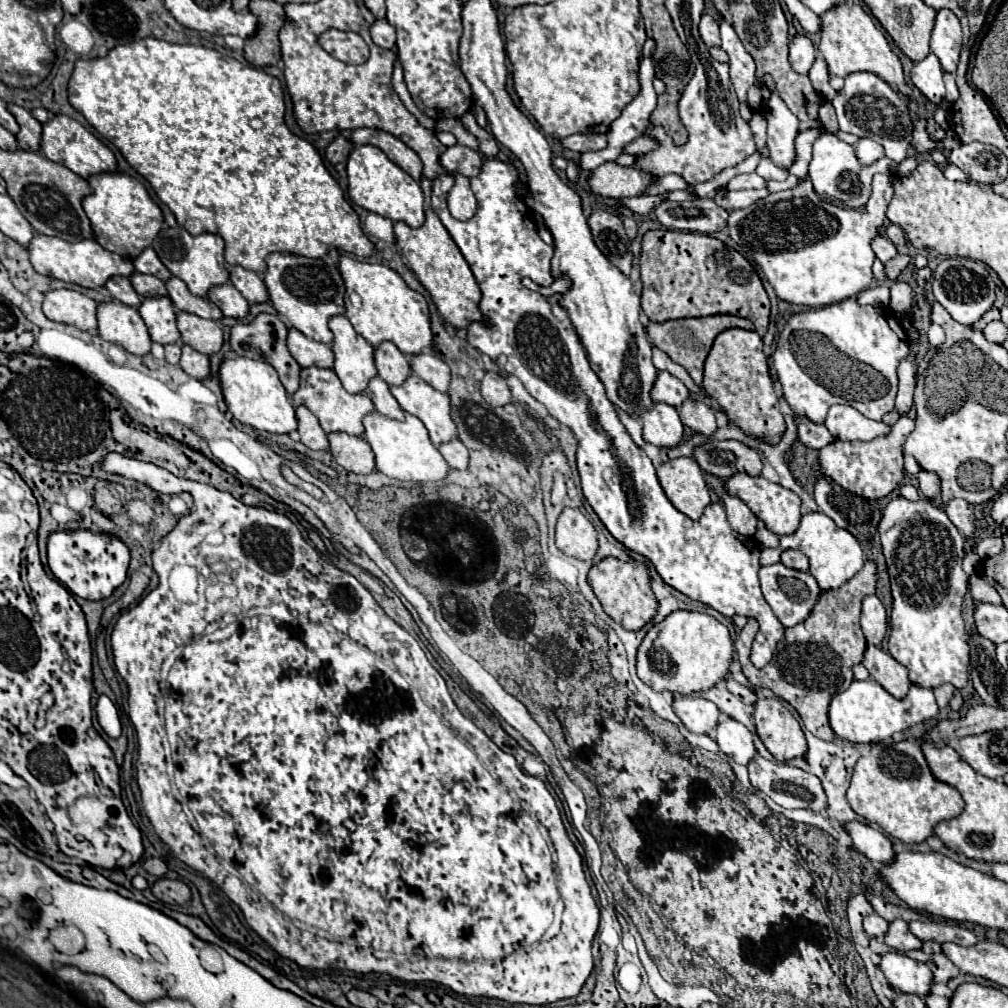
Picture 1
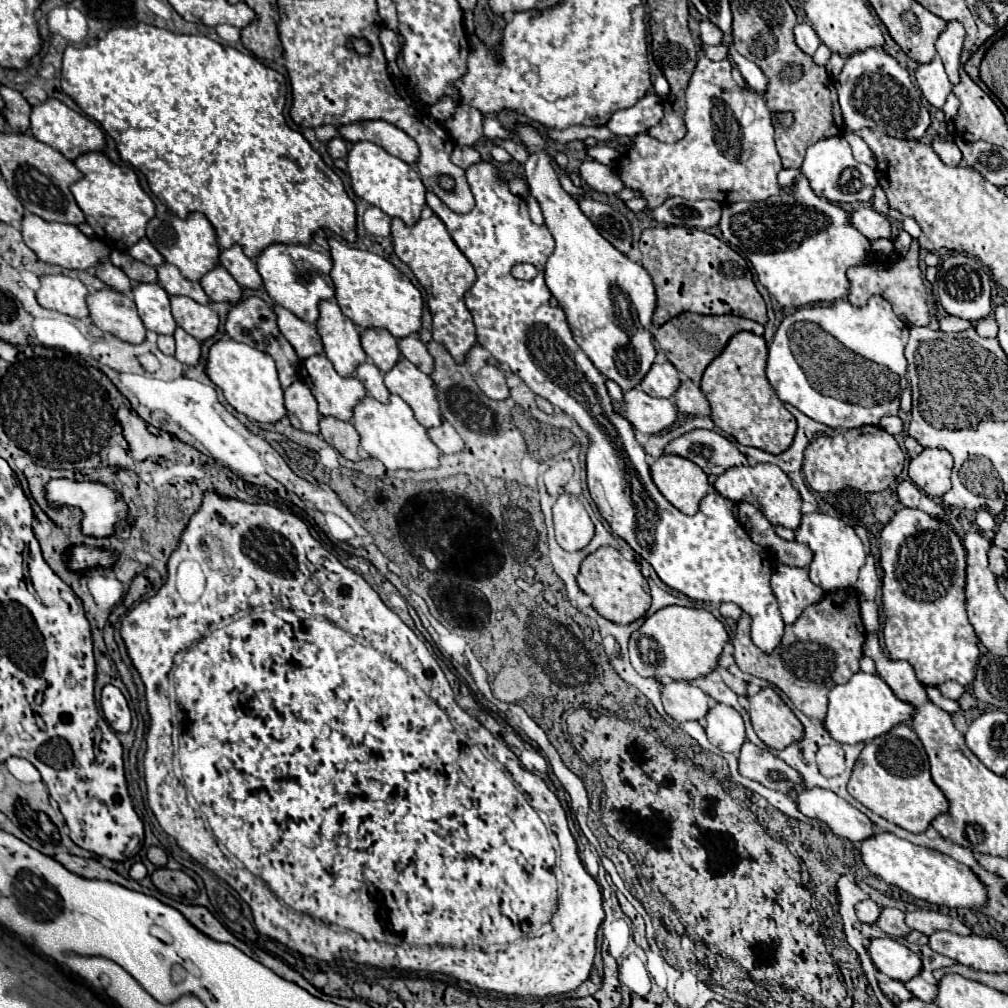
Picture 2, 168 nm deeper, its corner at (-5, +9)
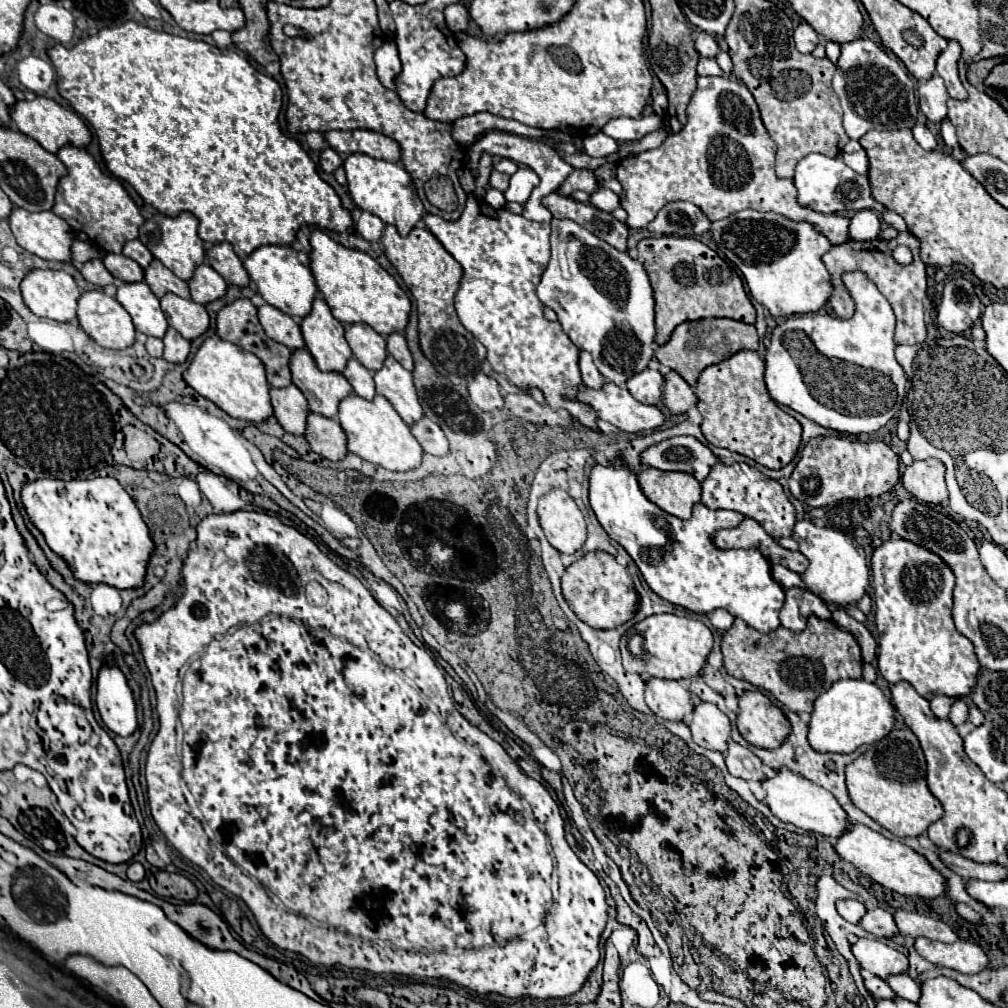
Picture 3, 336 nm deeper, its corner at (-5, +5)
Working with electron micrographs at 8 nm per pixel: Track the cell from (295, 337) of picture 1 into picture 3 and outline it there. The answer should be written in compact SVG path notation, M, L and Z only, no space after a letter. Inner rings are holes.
M263 304L259 308L259 322L261 322L261 326L263 326L263 330L267 332L269 338L285 344L289 350L305 348L303 334L299 332L297 320L293 320L289 314L277 310L275 306Z

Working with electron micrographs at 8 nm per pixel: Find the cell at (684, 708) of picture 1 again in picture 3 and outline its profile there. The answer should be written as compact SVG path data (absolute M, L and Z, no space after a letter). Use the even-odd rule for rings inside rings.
M651 678L645 688L645 702L651 712L663 720L687 720L695 710L693 694L677 680Z

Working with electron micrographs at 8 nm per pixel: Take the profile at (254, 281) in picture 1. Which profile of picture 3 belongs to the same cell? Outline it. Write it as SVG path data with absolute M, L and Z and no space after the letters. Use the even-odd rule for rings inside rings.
M221 242L221 244L215 244L207 250L207 262L211 268L215 268L227 284L233 284L233 286L249 286L251 278L243 266L243 262L239 260L239 256L233 252L231 244L227 242Z

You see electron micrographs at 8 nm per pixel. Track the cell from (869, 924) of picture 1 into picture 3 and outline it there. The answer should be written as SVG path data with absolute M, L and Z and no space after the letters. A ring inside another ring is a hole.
M841 900L841 902L837 902L837 912L839 912L847 922L859 924L859 920L863 918L863 912L867 912L867 908L865 908L865 904L859 902L859 900Z

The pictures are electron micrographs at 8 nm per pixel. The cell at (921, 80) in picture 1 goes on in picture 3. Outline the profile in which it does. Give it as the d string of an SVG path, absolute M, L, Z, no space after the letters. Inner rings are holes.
M933 74L929 80L921 80L917 86L919 108L931 122L941 122L947 116L947 88L939 74Z

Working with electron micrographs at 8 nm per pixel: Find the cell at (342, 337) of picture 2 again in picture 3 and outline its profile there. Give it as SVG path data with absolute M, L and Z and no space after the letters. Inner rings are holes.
M321 296L315 298L313 310L301 322L301 332L307 344L307 350L315 358L319 370L323 372L343 372L347 360L353 356L347 340L345 328Z

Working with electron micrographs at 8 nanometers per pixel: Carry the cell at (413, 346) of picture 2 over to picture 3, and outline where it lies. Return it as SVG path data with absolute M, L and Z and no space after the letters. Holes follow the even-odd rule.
M397 332L397 334L391 334L391 336L387 336L387 352L391 354L391 356L395 356L395 360L403 366L403 368L407 368L407 370L413 370L413 356L411 356L411 352L409 352L409 348L407 348L407 340L405 340L405 336L403 336L403 332Z

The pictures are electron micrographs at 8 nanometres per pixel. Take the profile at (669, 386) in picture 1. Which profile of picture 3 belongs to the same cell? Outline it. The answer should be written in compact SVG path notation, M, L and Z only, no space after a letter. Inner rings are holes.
M645 368L643 372L627 380L627 388L635 400L643 404L657 404L663 396L663 382L665 378L661 376L661 372Z

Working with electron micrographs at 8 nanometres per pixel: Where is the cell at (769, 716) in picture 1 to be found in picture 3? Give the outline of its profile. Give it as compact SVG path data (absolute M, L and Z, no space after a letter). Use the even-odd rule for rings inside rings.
M759 690L745 692L739 698L737 728L749 744L767 750L779 748L791 734L791 724L783 710Z

